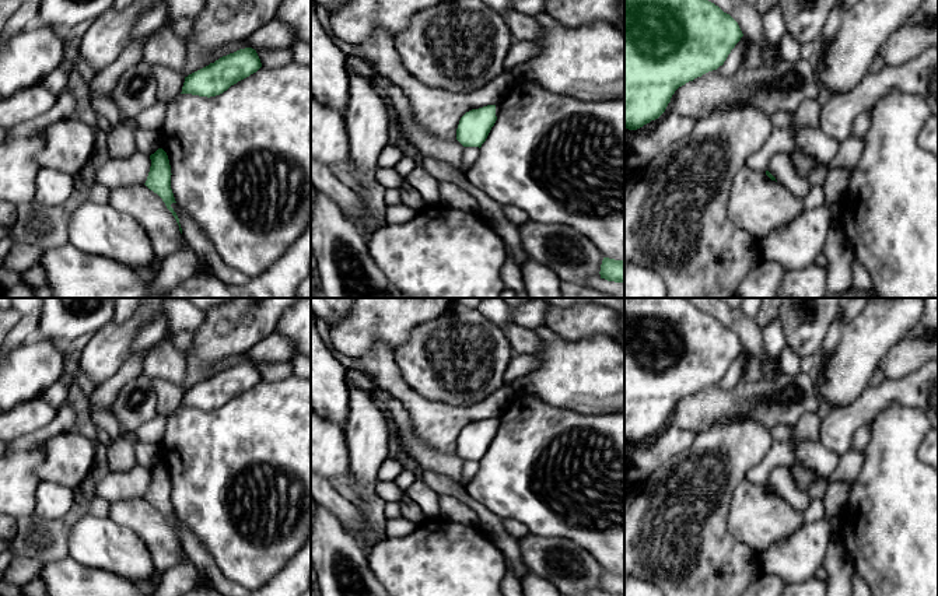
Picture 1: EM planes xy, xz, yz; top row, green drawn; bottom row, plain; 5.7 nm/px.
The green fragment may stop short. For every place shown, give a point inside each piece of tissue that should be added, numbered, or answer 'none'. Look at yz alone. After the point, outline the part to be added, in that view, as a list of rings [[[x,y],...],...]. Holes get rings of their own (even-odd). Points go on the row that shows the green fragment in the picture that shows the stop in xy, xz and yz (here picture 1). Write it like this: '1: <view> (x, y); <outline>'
none

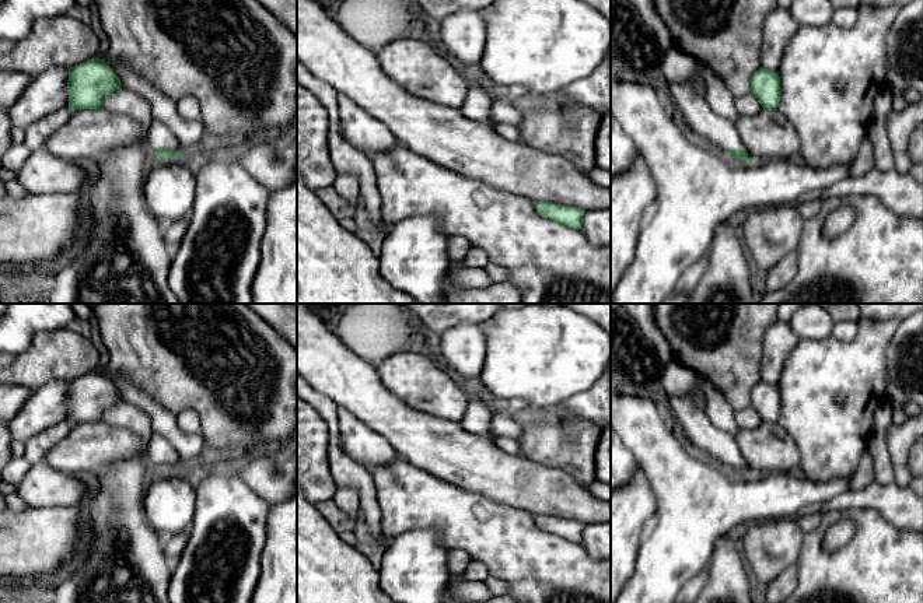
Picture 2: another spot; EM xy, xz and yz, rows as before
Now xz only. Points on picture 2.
none

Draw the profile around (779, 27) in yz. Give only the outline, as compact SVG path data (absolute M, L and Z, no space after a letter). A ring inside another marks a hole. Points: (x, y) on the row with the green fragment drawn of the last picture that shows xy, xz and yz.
M777 7L763 22L761 67L777 71L784 49L800 24L787 8Z

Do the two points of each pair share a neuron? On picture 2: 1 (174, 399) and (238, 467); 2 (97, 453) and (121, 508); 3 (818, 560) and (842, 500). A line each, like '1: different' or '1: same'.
1: different
2: different
3: different

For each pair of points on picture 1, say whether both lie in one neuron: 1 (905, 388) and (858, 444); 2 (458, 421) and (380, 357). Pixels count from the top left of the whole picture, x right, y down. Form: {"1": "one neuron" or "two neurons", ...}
{"1": "two neurons", "2": "one neuron"}

